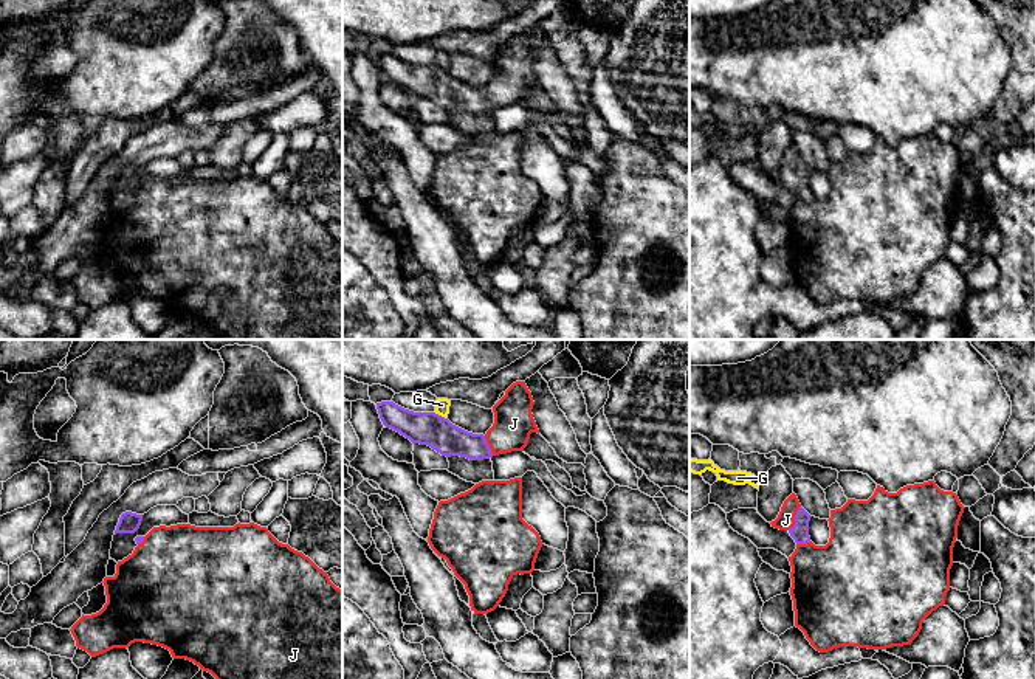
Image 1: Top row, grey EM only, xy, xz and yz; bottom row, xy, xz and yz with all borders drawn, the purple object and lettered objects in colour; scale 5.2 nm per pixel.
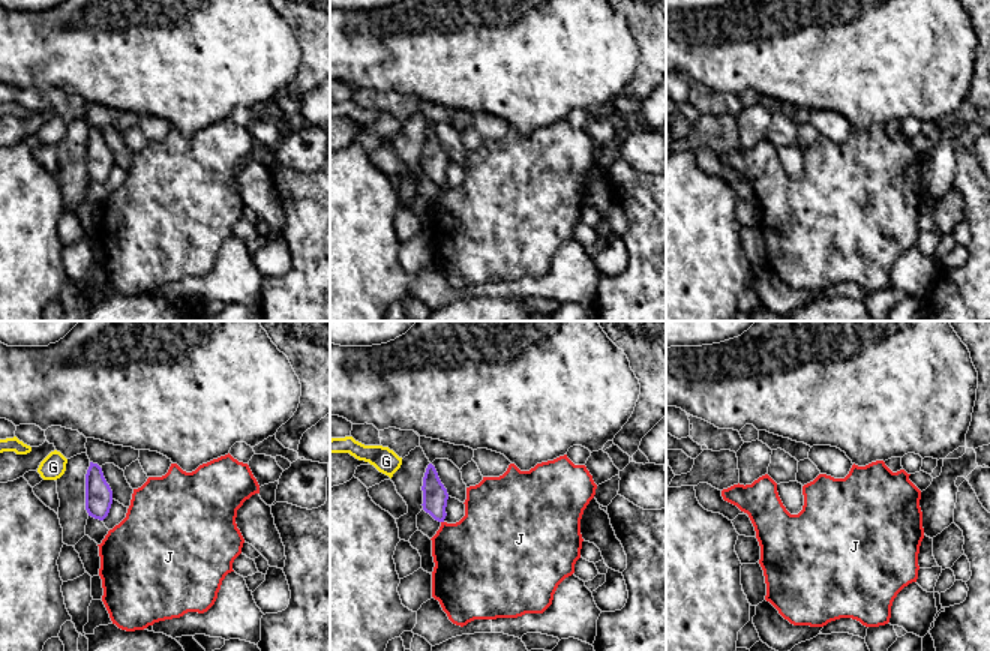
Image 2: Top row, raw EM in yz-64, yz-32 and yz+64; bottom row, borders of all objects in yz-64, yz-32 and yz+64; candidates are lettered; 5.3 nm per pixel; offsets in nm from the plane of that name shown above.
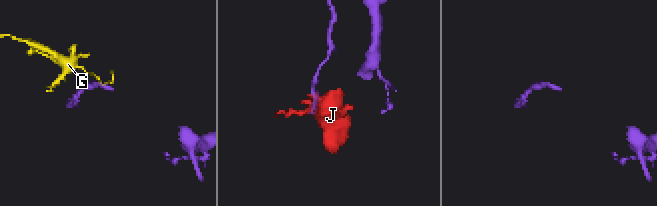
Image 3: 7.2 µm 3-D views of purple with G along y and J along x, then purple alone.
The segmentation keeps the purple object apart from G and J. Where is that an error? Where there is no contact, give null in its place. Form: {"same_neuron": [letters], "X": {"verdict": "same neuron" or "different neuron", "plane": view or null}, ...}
{"same_neuron": ["J"], "G": {"verdict": "different neuron", "plane": "xz"}, "J": {"verdict": "same neuron", "plane": "yz"}}

